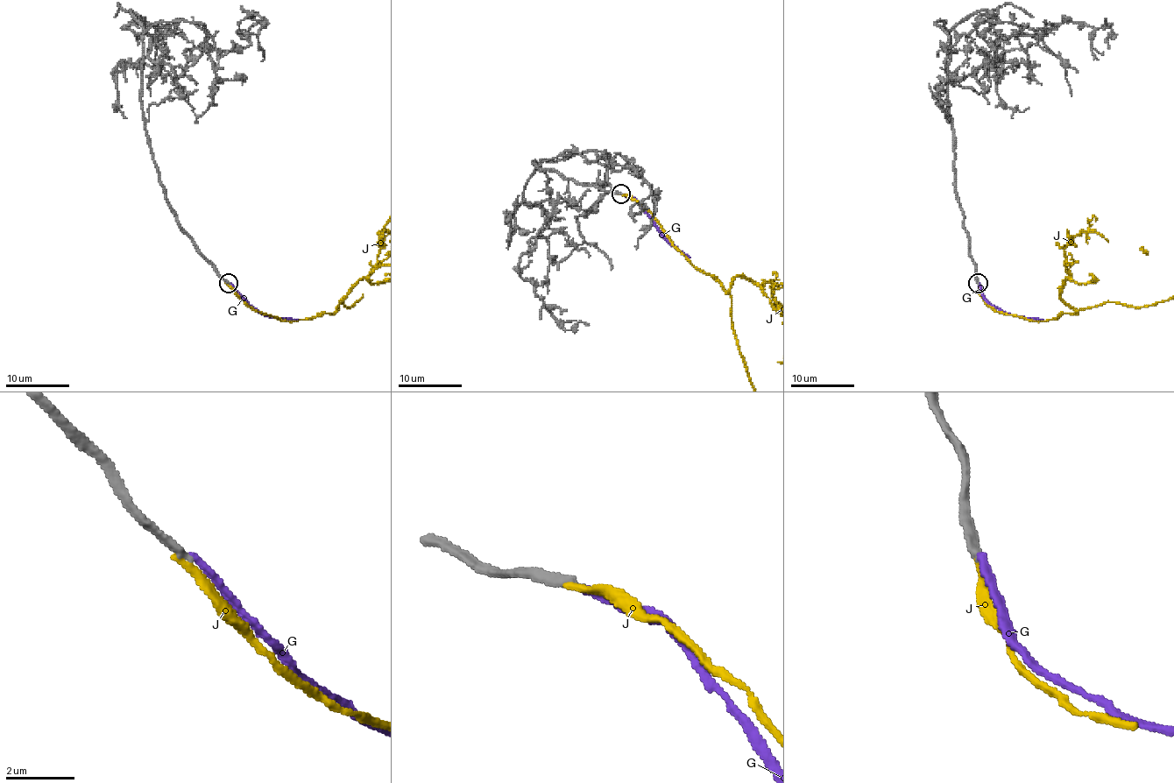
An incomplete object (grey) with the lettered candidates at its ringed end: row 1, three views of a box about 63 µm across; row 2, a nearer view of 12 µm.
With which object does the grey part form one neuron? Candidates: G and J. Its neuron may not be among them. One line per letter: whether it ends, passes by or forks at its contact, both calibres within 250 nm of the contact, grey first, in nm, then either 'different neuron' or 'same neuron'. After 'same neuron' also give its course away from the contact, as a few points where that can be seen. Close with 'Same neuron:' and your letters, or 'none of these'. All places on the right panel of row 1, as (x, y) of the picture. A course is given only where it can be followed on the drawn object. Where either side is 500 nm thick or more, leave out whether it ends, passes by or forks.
G: it ends; calibres 220 and 190 nm; different neuron
J: it ends; calibres 240 and 220 nm; different neuron
Same neuron: none of these

